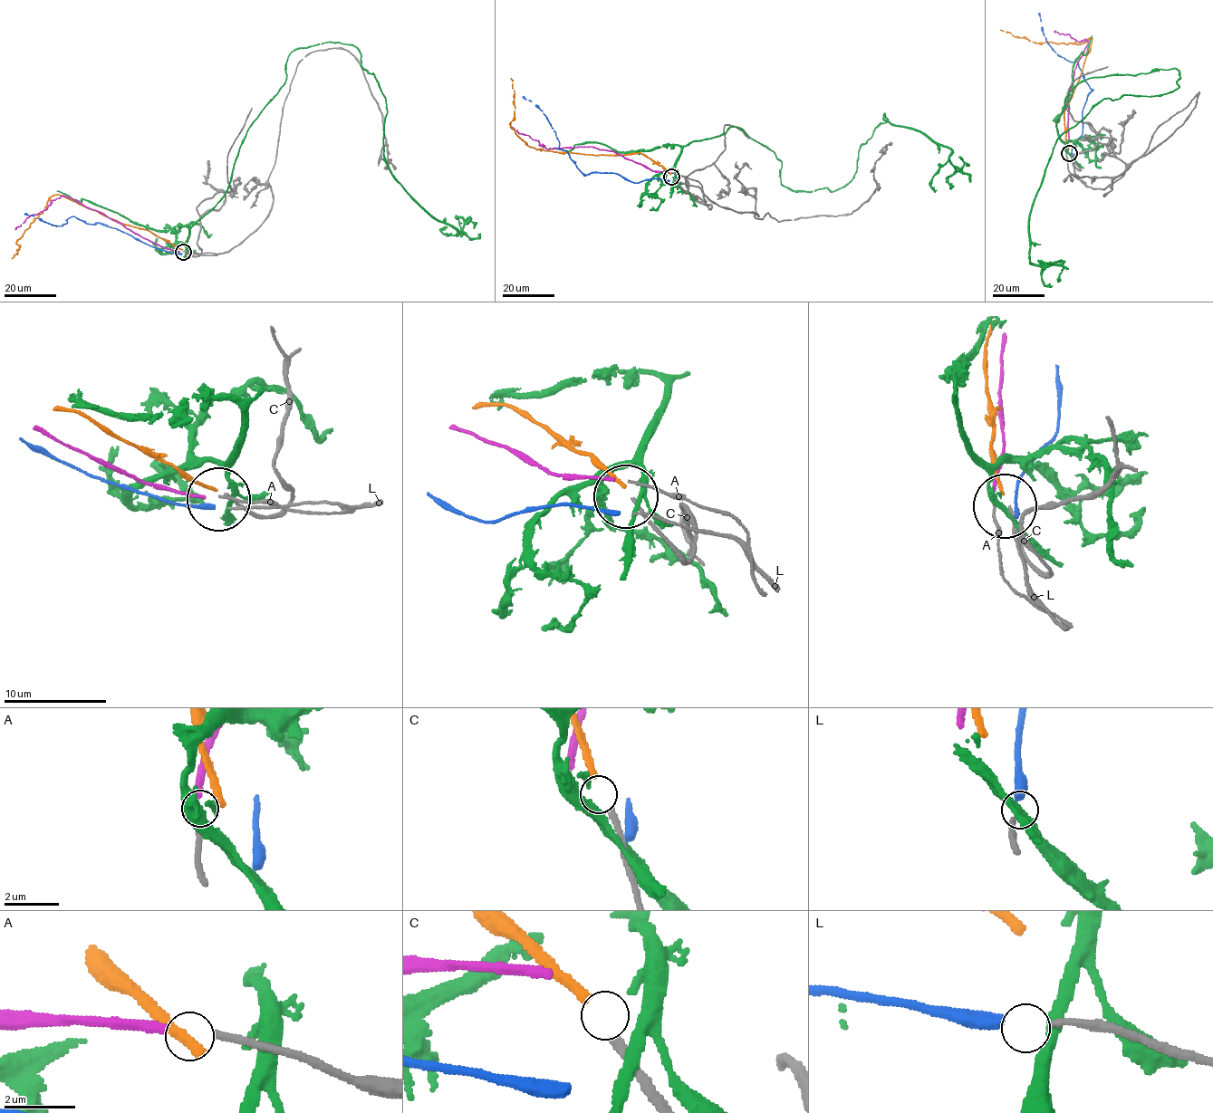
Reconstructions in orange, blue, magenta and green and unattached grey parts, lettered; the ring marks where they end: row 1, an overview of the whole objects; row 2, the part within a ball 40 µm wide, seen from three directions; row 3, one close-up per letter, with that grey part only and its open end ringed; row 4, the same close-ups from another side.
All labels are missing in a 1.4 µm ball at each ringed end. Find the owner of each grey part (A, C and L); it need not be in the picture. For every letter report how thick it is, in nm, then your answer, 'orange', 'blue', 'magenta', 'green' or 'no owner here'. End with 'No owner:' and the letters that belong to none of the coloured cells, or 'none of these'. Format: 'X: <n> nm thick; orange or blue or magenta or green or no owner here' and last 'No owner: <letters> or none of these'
A: 190 nm thick; no owner here
C: 240 nm thick; orange
L: 180 nm thick; blue
No owner: A

